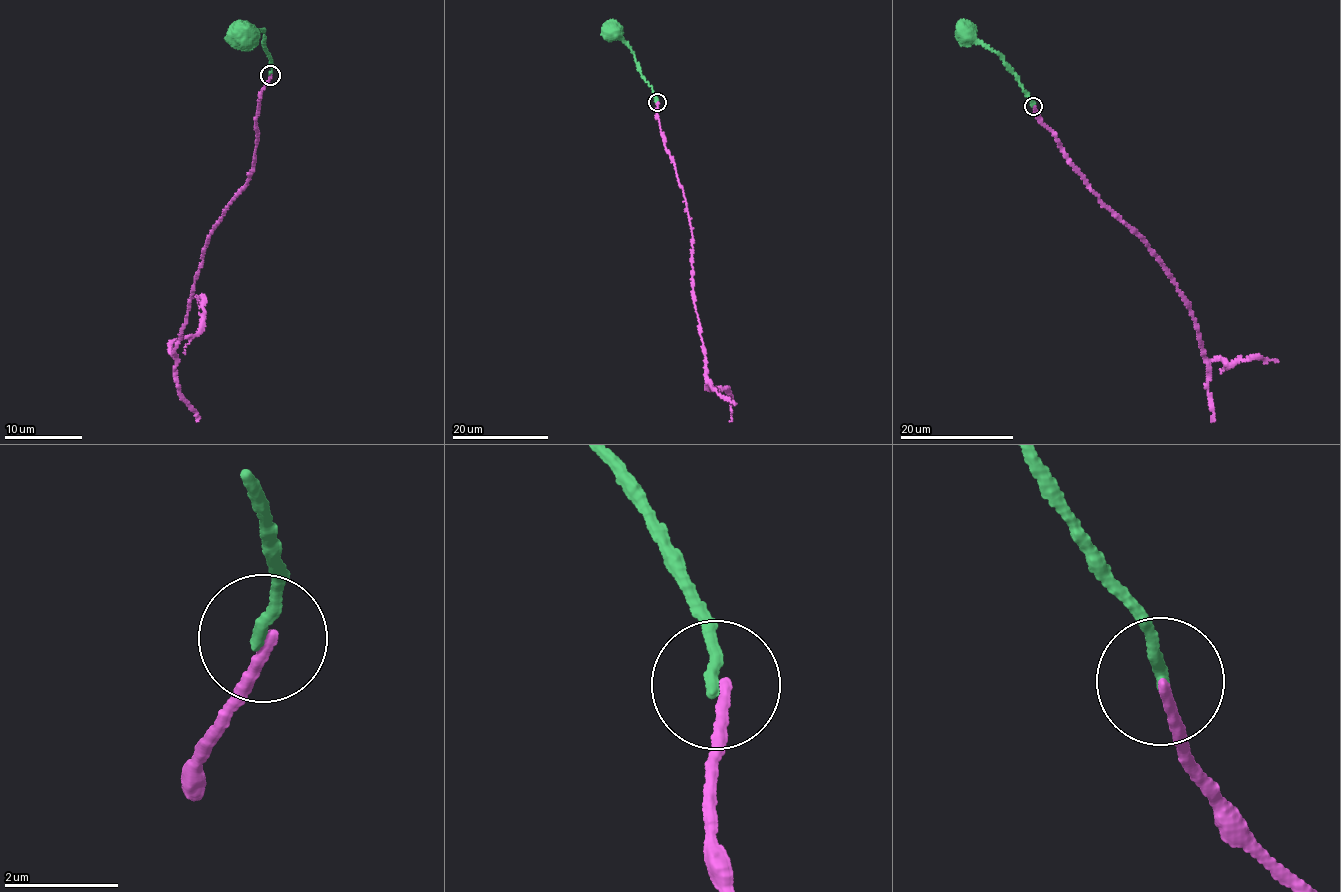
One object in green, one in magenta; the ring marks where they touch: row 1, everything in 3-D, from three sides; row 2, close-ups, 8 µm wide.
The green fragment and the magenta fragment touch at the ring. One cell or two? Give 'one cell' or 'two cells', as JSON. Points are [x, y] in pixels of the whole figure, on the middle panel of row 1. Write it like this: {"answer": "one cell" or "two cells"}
{"answer": "two cells"}

